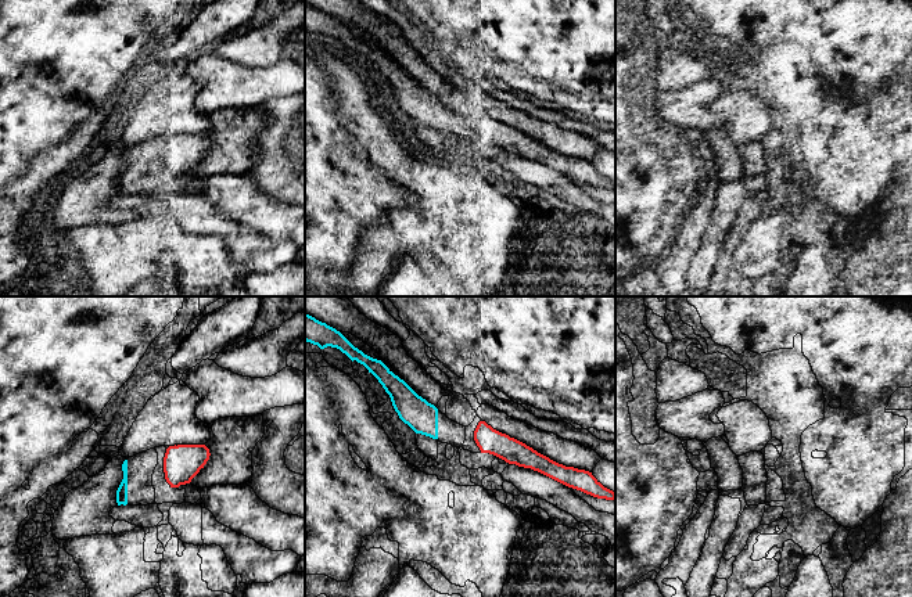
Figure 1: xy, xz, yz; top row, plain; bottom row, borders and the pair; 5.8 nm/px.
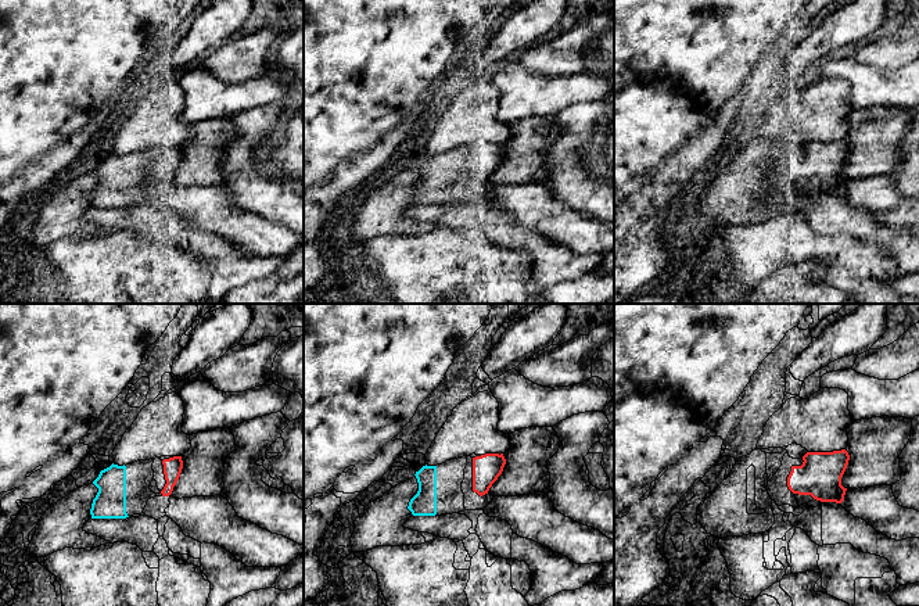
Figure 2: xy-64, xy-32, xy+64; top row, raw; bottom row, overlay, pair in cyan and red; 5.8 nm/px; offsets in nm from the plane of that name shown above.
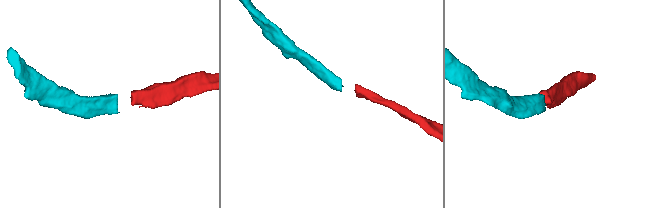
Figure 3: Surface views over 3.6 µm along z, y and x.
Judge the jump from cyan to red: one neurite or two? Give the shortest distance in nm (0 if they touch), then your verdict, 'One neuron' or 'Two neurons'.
Distance 220 nm. One neuron

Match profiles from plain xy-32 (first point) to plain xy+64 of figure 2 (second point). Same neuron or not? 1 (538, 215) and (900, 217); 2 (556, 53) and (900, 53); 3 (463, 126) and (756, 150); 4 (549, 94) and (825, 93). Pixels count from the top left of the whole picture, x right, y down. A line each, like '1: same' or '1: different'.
1: same
2: same
3: different
4: different

